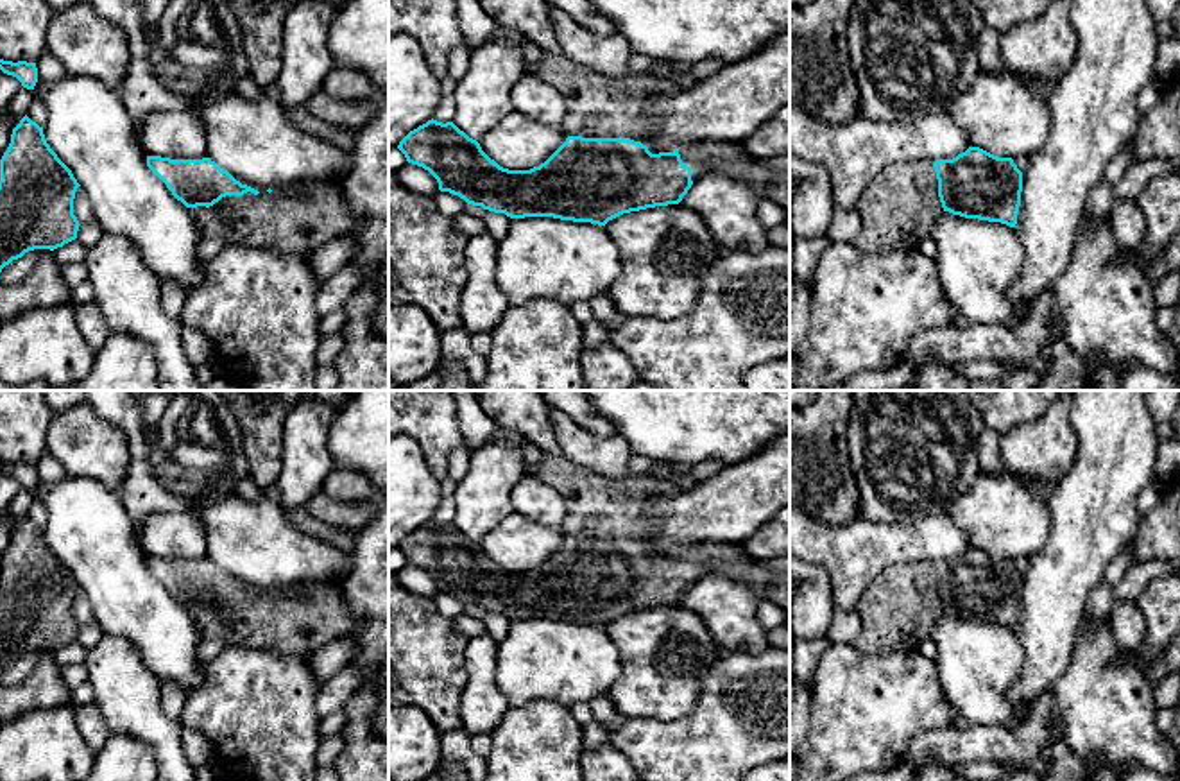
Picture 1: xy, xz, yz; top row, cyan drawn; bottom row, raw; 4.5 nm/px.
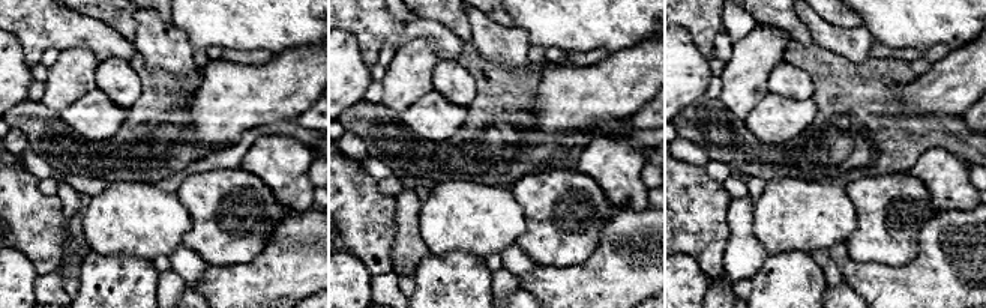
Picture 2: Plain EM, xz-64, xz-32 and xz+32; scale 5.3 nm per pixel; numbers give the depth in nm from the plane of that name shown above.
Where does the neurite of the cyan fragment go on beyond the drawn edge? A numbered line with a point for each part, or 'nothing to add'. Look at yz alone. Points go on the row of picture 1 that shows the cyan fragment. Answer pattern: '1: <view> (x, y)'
1: yz (897, 208)

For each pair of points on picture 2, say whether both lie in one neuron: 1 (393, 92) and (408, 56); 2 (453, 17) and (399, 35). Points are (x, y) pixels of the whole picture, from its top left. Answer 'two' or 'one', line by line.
1: one
2: two

